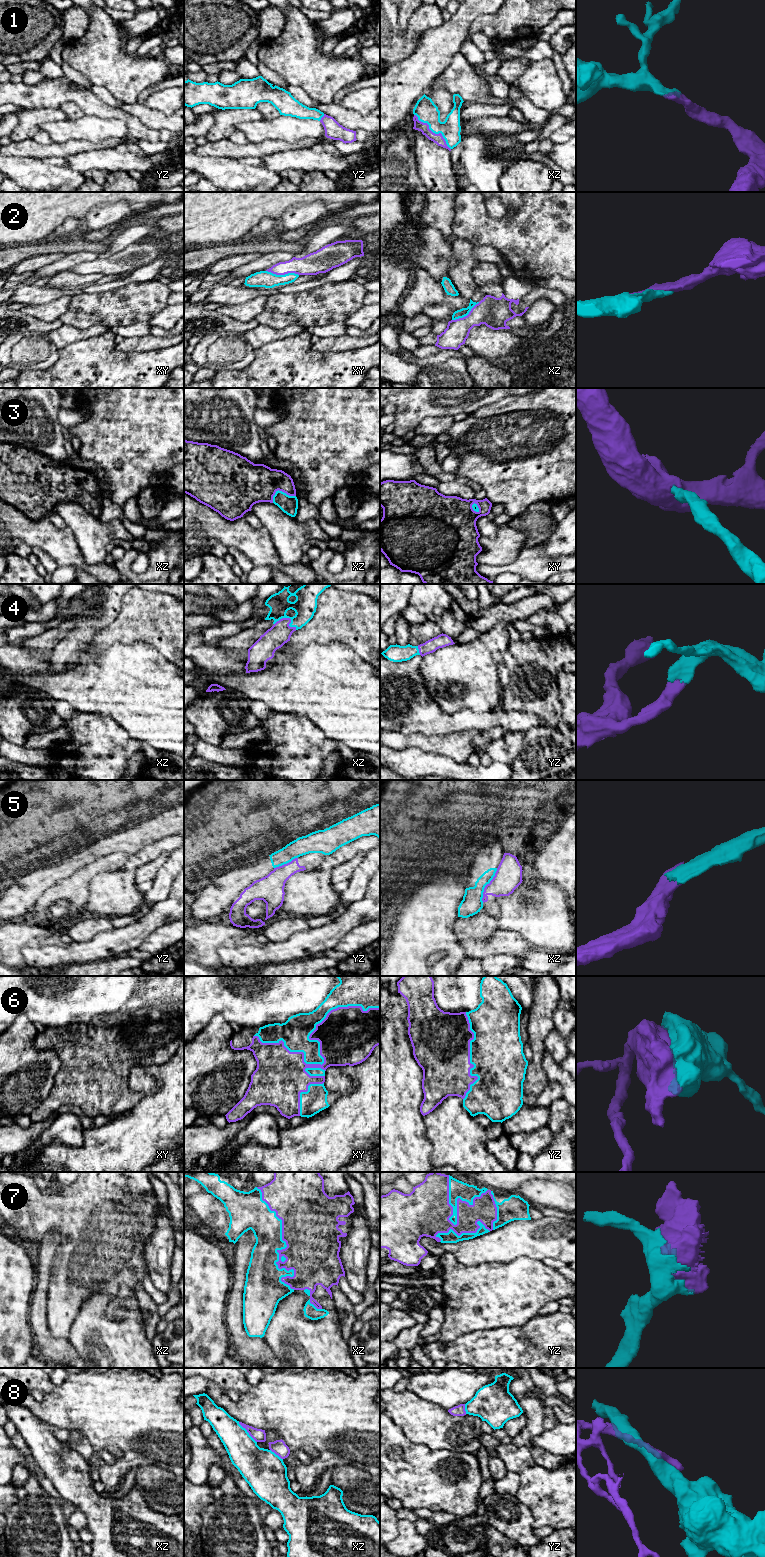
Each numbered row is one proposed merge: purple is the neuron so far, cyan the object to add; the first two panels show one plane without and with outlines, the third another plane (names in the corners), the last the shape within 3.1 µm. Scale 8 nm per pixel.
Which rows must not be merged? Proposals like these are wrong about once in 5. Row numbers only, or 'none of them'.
2, 5, 8

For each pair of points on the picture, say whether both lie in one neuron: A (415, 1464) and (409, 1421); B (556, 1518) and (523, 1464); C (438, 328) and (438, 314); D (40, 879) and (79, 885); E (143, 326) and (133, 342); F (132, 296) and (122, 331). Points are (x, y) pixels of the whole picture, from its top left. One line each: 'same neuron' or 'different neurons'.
A: different neurons
B: same neuron
C: different neurons
D: different neurons
E: different neurons
F: different neurons

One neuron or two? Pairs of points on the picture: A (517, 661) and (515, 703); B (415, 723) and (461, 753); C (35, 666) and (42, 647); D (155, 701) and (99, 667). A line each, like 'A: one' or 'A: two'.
A: one
B: two
C: two
D: one

